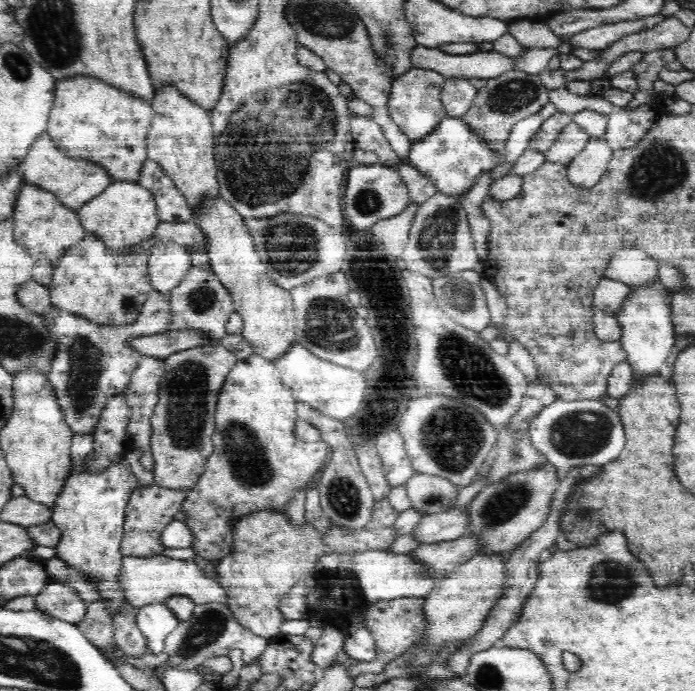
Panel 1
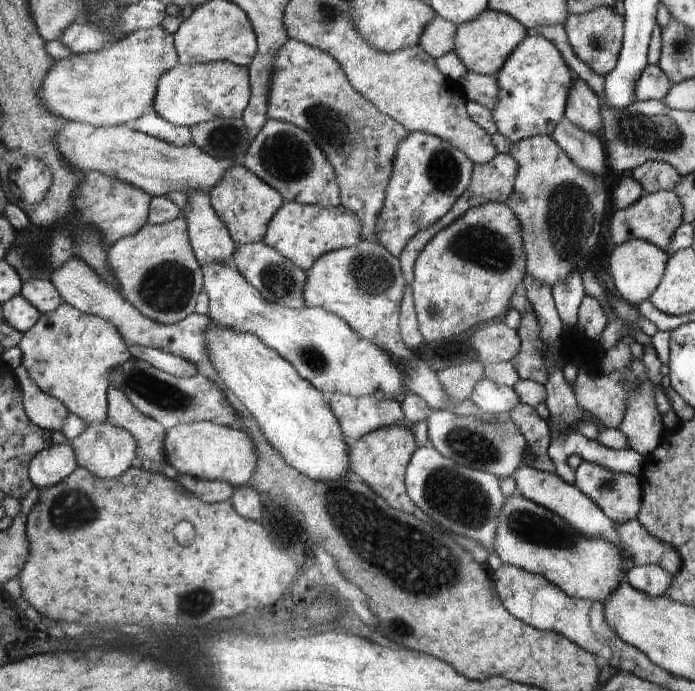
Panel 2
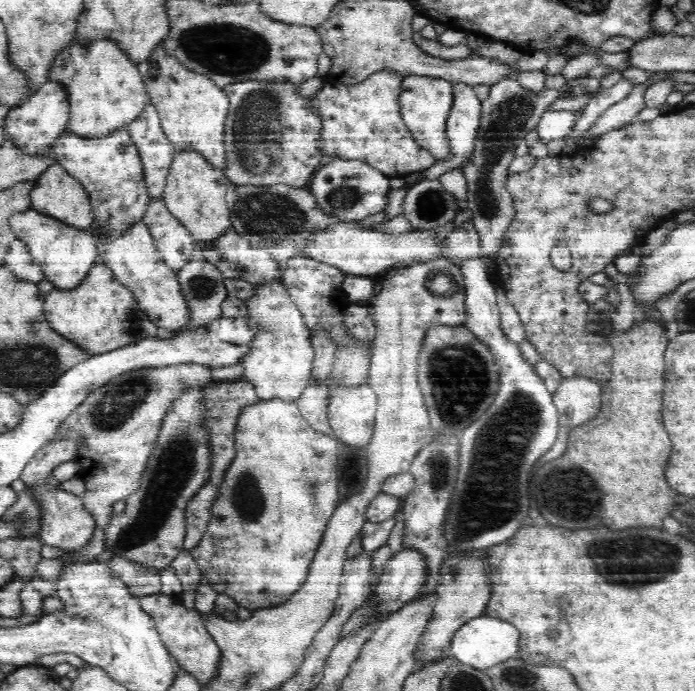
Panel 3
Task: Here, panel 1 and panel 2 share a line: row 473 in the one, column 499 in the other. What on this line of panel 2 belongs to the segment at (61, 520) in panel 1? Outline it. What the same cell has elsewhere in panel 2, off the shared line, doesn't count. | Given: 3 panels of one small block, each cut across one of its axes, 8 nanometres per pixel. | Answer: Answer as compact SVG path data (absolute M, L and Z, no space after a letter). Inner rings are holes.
M540 34L525 38L495 75L498 102L491 113L497 123L498 134L502 134L511 143L532 136L551 136L558 122L565 118L574 76L565 57L553 42Z

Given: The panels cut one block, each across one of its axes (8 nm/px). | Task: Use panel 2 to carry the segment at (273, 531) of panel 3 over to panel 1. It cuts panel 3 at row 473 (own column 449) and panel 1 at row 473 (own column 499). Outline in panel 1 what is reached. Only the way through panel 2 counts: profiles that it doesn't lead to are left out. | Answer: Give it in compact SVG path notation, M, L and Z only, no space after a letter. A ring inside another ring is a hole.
M252 354L238 360L226 377L219 394L214 421L217 432L213 436L214 452L208 457L204 472L198 482L189 489L181 506L186 516L186 527L190 530L194 553L208 561L222 561L236 553L236 524L253 513L282 513L294 492L308 488L314 476L323 470L333 448L322 441L322 446L308 446L305 439L296 435L298 420L297 400L293 390L280 381L278 367L264 357Z

